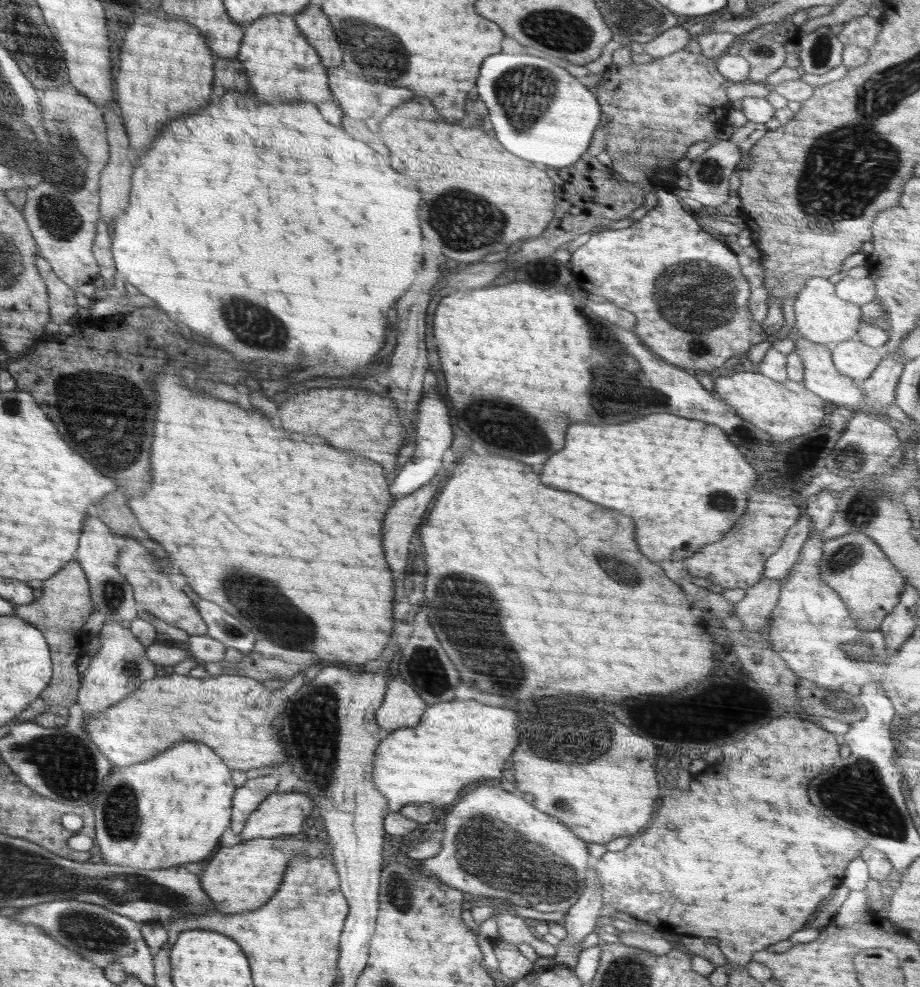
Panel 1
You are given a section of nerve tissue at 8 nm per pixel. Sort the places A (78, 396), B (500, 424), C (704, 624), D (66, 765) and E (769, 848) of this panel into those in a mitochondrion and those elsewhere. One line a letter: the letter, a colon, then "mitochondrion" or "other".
A: mitochondrion
B: mitochondrion
C: other
D: mitochondrion
E: other

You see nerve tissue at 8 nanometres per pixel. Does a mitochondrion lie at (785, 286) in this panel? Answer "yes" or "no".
no

